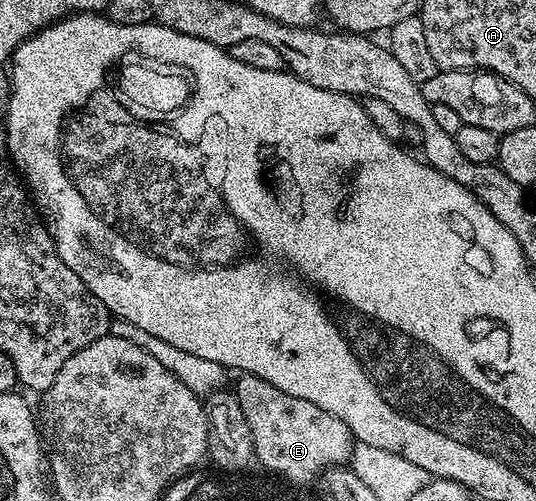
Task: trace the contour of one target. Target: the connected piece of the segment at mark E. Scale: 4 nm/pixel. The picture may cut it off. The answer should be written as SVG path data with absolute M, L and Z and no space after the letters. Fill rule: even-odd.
M239 374L237 378L233 393L242 399L242 408L250 415L250 427L258 435L258 456L266 459L267 465L278 467L286 475L302 475L314 481L329 467L349 464L356 440L340 417L320 409L320 405L312 405L312 401L283 393L276 385L268 385L268 381L255 375Z

